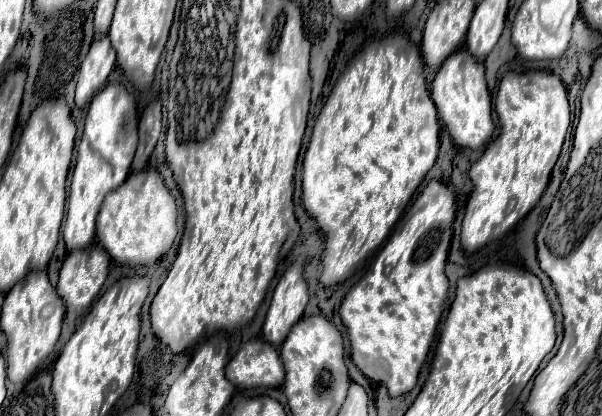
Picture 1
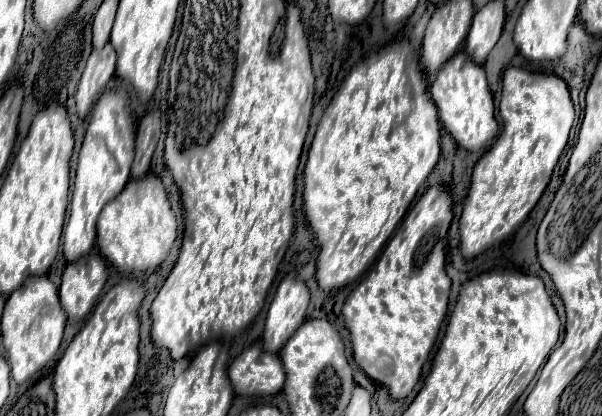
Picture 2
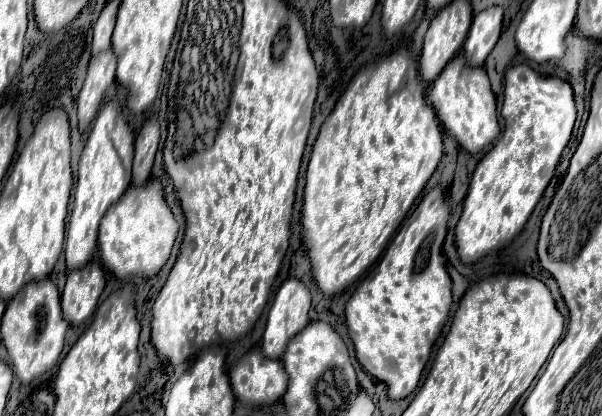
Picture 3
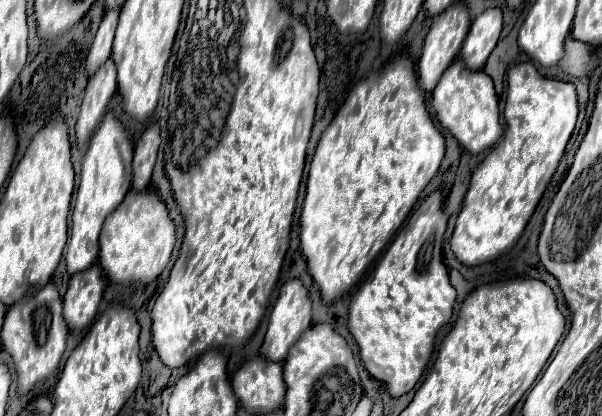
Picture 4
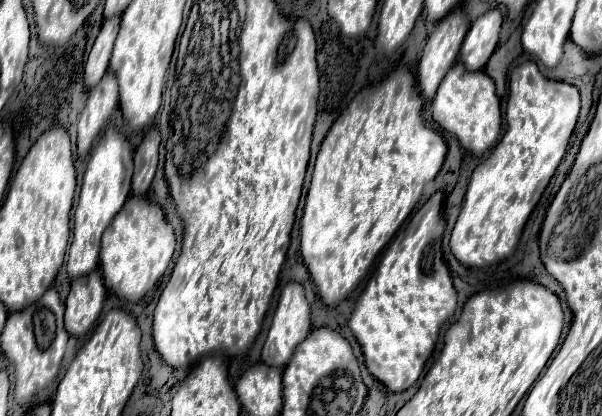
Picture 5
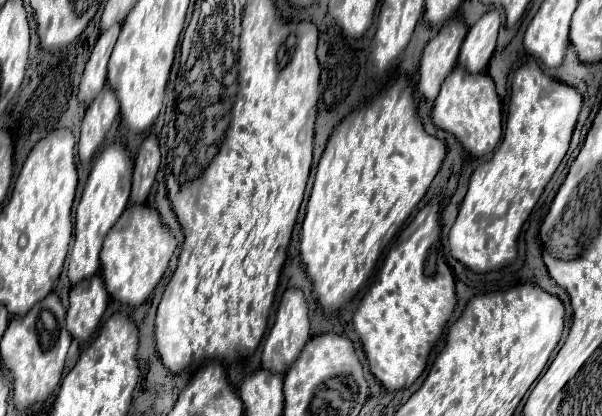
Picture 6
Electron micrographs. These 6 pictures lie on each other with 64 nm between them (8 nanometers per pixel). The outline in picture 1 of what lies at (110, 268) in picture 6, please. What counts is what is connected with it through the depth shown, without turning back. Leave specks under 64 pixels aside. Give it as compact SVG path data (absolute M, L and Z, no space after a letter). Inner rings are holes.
M152 166L144 172L130 172L116 192L108 194L96 222L96 240L118 264L154 264L176 238L176 200L166 188L160 172Z

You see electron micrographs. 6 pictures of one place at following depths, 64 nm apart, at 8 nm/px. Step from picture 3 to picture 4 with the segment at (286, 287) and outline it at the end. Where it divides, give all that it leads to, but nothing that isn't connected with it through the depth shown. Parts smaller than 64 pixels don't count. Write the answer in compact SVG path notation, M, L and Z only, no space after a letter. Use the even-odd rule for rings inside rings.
M288 280L272 308L260 354L272 362L282 362L288 348L310 324L310 296L300 280Z

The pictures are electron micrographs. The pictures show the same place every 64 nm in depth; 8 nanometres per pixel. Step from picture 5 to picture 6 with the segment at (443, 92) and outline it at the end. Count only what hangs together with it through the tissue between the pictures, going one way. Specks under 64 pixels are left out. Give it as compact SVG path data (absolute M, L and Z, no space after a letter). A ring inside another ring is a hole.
M456 66L454 72L448 74L448 80L444 80L438 98L434 100L432 120L438 128L454 134L462 148L472 156L490 154L502 138L502 110L492 78L488 74L470 74L462 66Z

